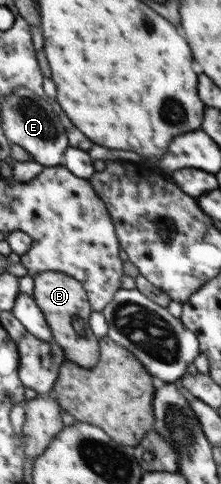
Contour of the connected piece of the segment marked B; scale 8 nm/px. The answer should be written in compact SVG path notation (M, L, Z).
M56 271L38 273L33 278L33 299L44 313L54 341L62 347L65 358L78 366L92 368L100 358L99 338L89 326L89 316L93 310L82 283L63 272Z

